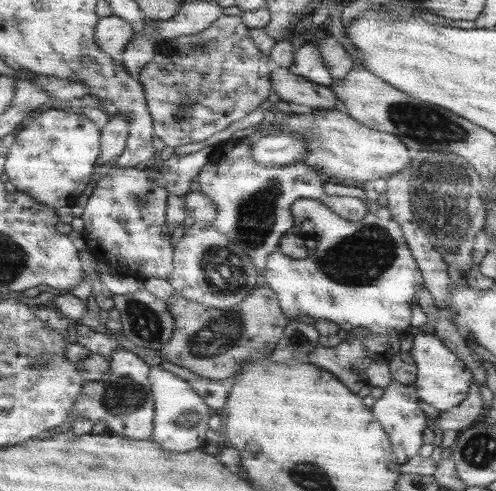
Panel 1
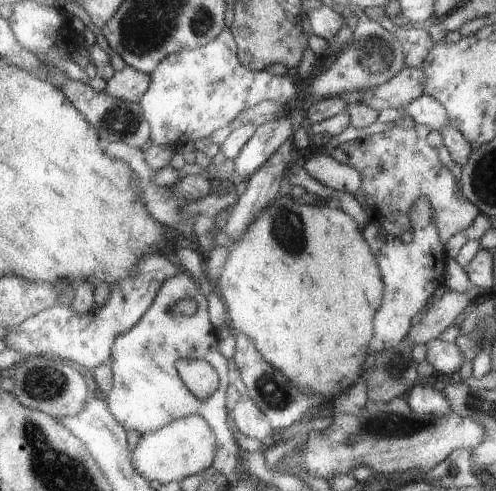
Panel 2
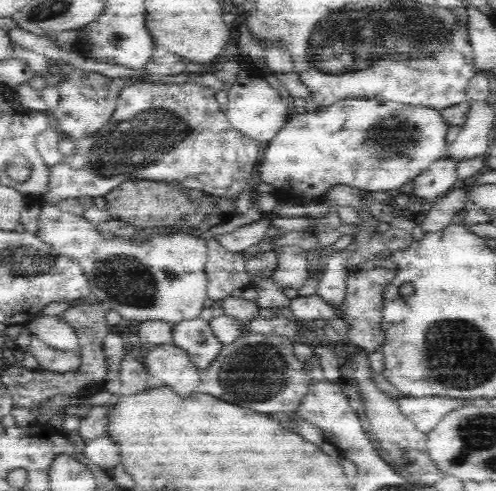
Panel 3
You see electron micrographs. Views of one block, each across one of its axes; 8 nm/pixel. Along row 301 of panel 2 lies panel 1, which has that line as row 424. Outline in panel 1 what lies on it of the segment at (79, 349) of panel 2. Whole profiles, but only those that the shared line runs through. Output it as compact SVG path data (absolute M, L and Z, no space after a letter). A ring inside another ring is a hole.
M119 348L111 358L109 378L99 382L85 382L85 394L81 400L77 400L77 406L73 408L67 422L75 422L77 418L89 418L95 424L103 420L109 426L111 434L127 436L133 440L153 440L155 414L157 406L151 388L151 366L135 352Z

